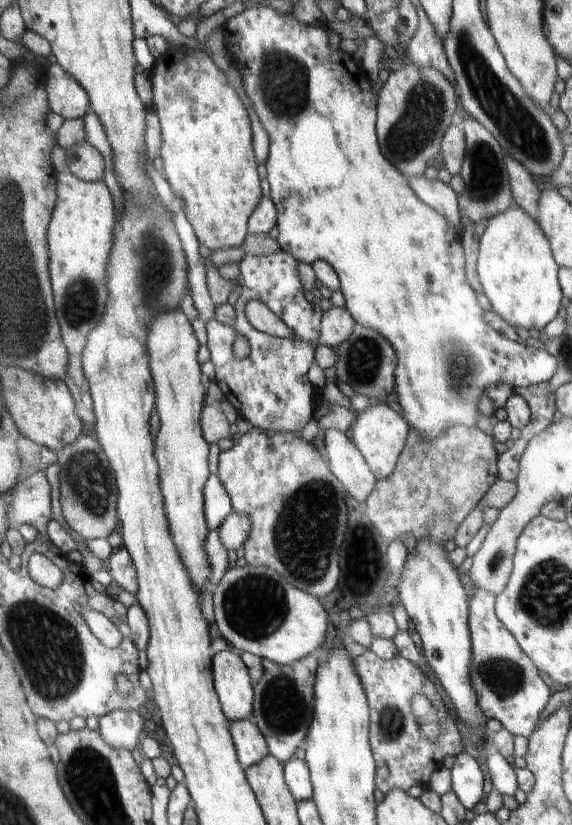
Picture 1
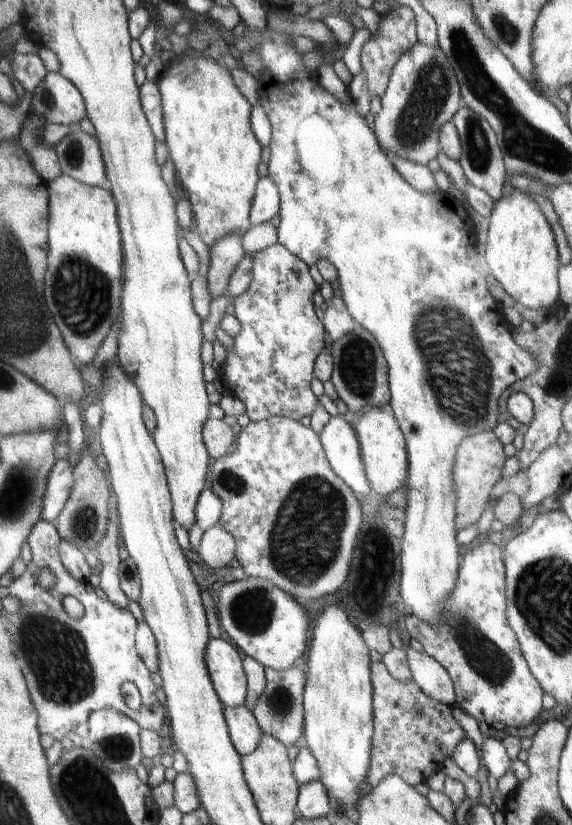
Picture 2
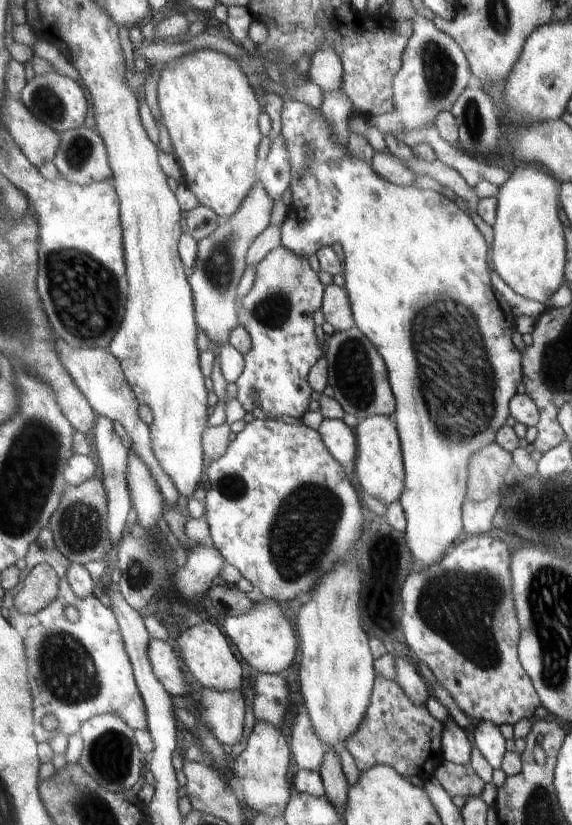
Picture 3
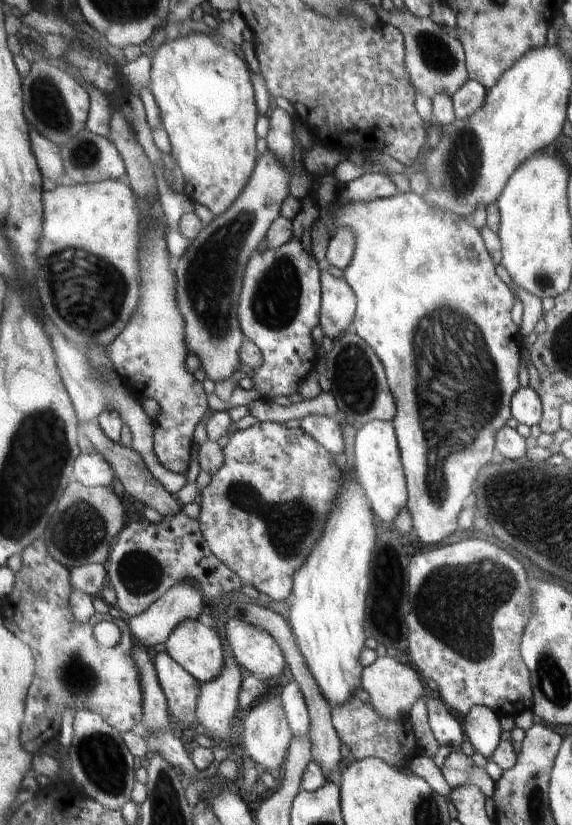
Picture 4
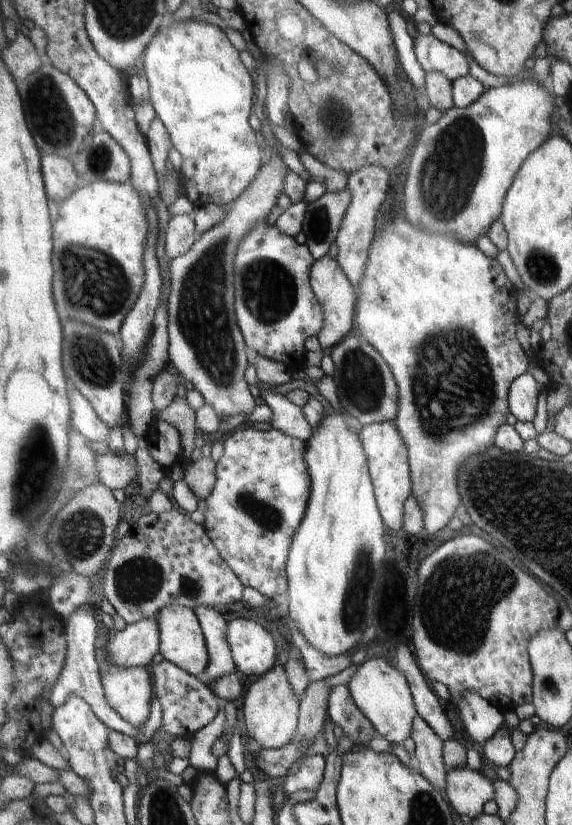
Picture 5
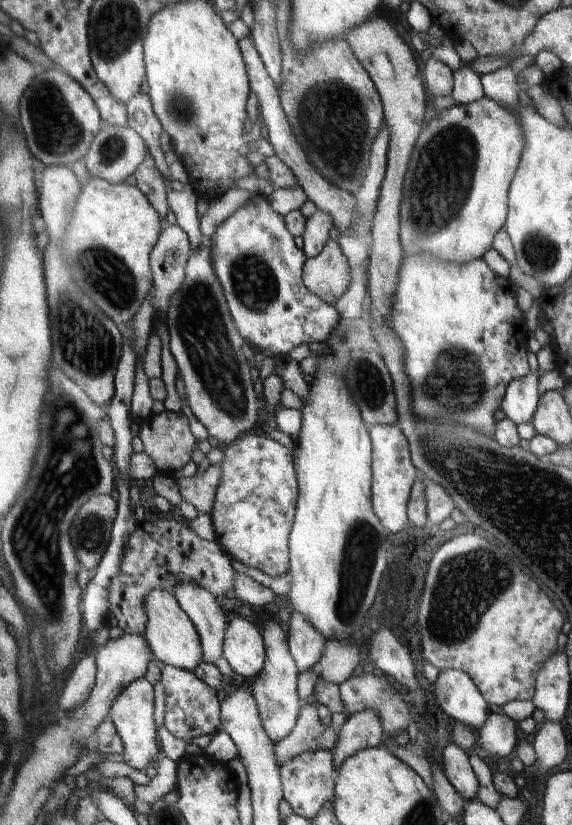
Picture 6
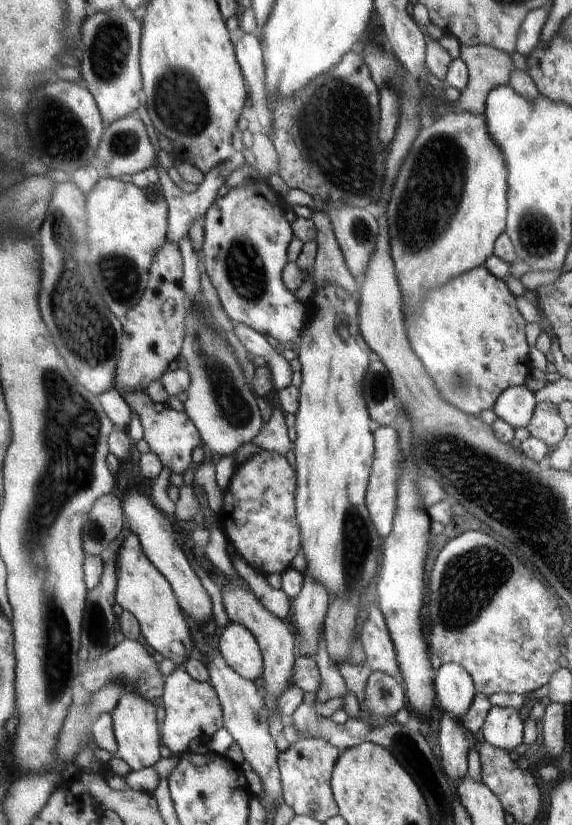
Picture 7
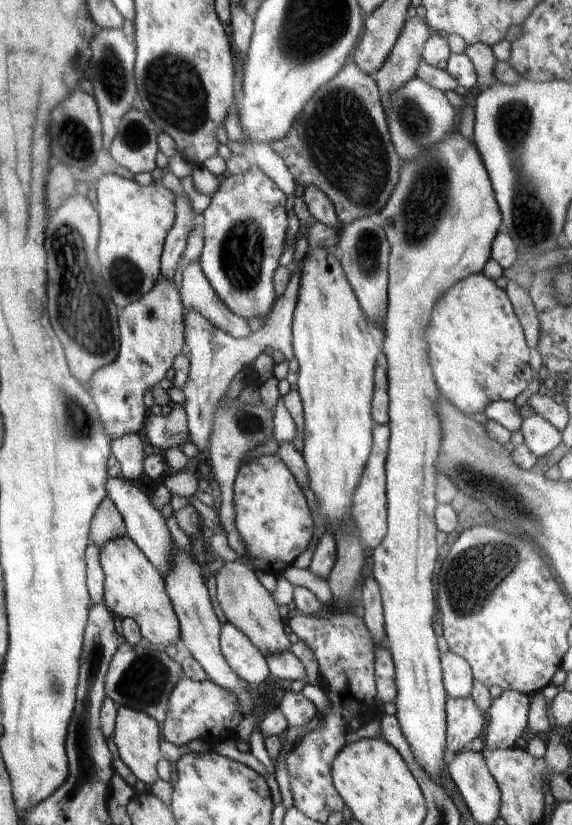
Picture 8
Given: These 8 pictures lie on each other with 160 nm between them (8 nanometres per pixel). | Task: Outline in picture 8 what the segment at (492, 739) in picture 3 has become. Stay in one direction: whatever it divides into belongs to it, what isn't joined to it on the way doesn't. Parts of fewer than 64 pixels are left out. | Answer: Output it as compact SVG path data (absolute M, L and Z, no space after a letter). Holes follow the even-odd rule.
M447 651L443 654L444 688L450 698L466 698L471 694L474 676L464 657Z

